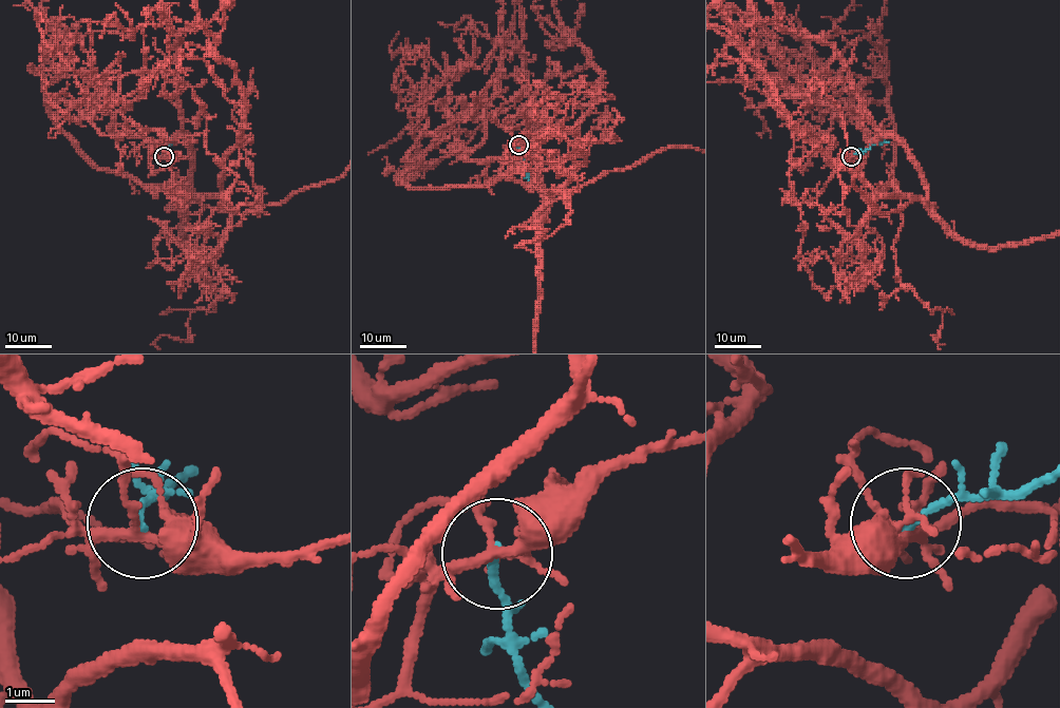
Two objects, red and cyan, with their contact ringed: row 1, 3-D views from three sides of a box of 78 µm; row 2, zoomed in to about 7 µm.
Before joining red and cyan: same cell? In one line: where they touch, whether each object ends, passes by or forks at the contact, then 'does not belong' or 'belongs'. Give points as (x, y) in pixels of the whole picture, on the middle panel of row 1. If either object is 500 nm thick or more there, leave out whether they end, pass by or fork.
(518, 145) | red forks | cyan ends | does not belong

